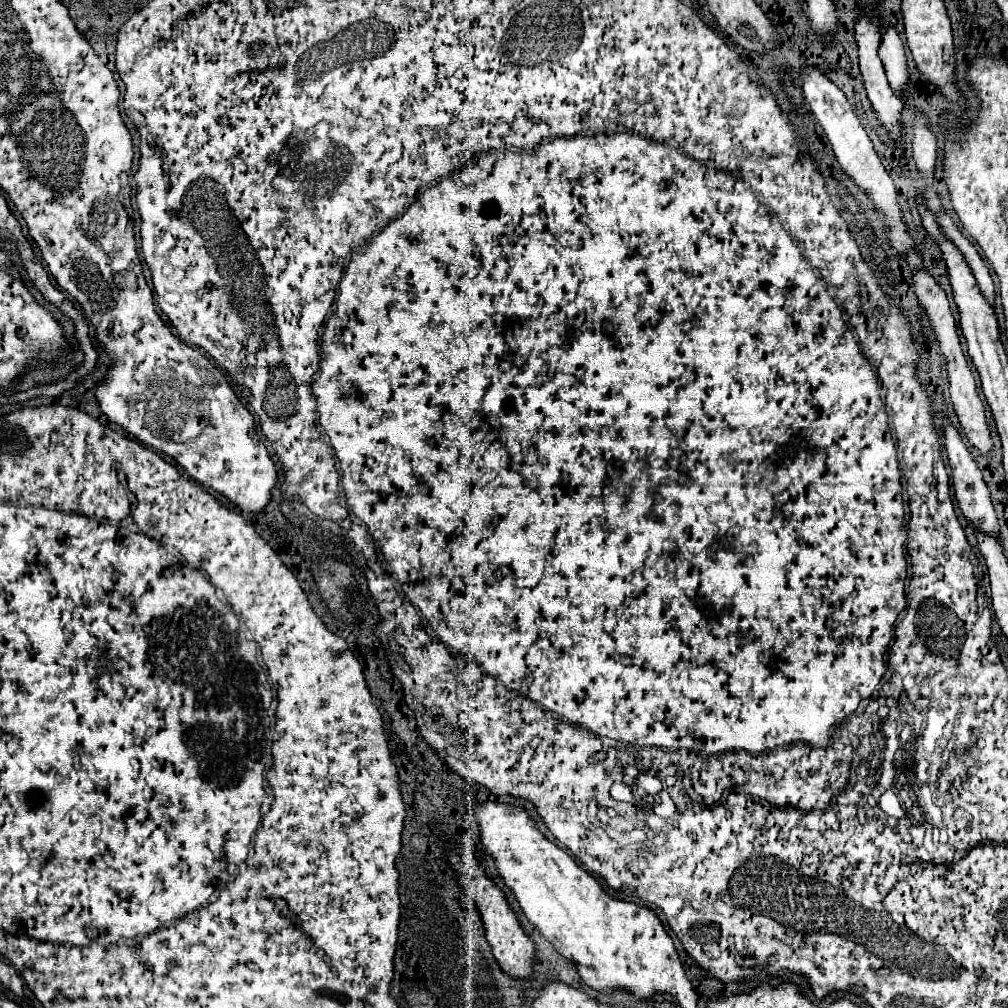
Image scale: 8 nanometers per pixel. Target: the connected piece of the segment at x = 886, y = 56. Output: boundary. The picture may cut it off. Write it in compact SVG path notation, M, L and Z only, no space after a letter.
M885 25L885 33L881 41L881 59L883 59L891 87L897 91L905 89L909 83L909 71L907 71L907 61L905 61L903 39L891 25Z

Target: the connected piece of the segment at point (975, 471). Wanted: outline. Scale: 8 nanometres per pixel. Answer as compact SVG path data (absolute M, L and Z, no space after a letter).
M949 419L943 421L943 431L945 431L945 447L947 447L947 455L949 455L949 465L951 465L951 479L953 479L955 499L959 503L959 509L961 509L963 517L969 521L969 525L975 531L999 539L997 513L993 509L993 503L991 503L991 497L989 497L989 489L987 489L987 485L983 481L983 475L981 475L977 463L973 461L971 453L967 451L965 443L963 443L963 437L959 435L959 431L955 427L951 427L951 421Z

